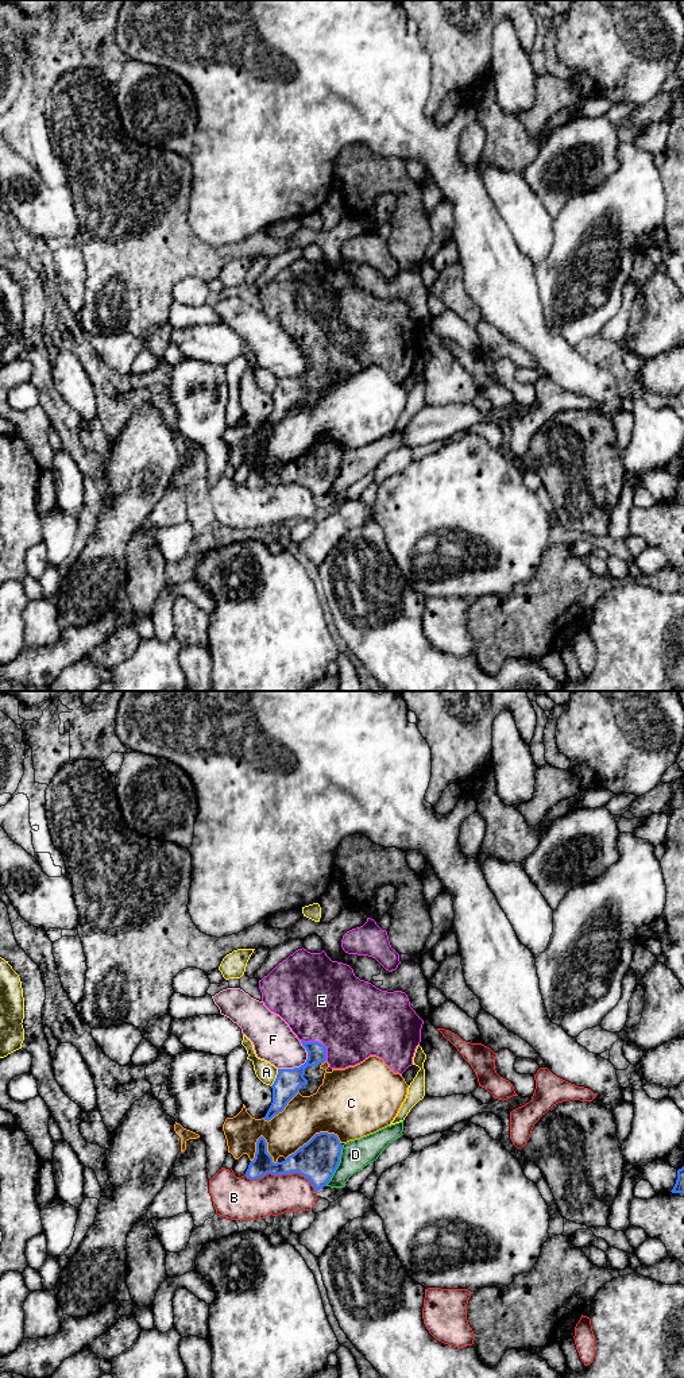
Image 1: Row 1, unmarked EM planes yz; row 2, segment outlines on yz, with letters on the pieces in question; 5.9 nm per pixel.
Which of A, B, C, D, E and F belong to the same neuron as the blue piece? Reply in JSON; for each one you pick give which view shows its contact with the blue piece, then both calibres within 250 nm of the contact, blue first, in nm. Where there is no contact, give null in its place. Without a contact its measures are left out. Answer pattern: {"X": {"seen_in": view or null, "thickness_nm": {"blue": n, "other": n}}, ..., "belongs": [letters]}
{"E": {"seen_in": "yz", "thickness_nm": {"blue": 110, "other": 480}}, "belongs": ["E"]}

